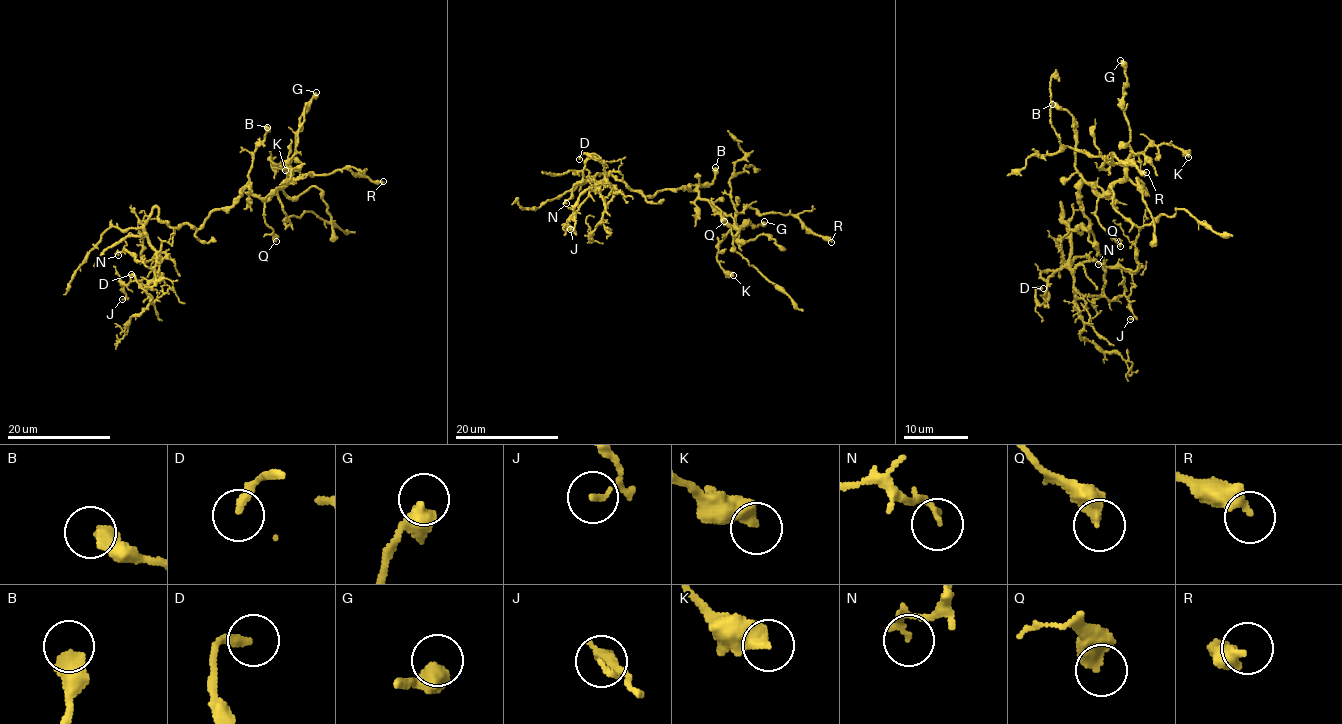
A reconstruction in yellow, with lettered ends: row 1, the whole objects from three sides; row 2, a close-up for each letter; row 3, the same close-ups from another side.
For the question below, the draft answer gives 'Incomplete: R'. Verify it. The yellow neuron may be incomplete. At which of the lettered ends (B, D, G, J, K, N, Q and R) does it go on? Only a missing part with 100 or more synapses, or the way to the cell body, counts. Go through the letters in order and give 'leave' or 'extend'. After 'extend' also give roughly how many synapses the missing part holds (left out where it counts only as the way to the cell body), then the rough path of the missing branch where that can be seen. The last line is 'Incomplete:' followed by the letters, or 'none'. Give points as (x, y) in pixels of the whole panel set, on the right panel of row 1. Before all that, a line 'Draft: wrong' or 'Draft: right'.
Draft: wrong
B: leave
D: leave
G: leave
J: leave
K: leave
N: leave
Q: leave
R: leave
Incomplete: none

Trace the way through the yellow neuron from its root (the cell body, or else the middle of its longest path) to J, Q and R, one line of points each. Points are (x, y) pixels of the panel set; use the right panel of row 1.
J: (1080, 206), (1090, 228), (1070, 230), (1059, 246), (1073, 293), (1111, 301), (1124, 294), (1130, 319)
Q: (1080, 206), (1083, 178), (1098, 197), (1094, 212), (1098, 222), (1120, 246)
R: (1080, 206), (1083, 178), (1103, 194), (1125, 175), (1122, 165), (1103, 167), (1112, 155), (1146, 172)

